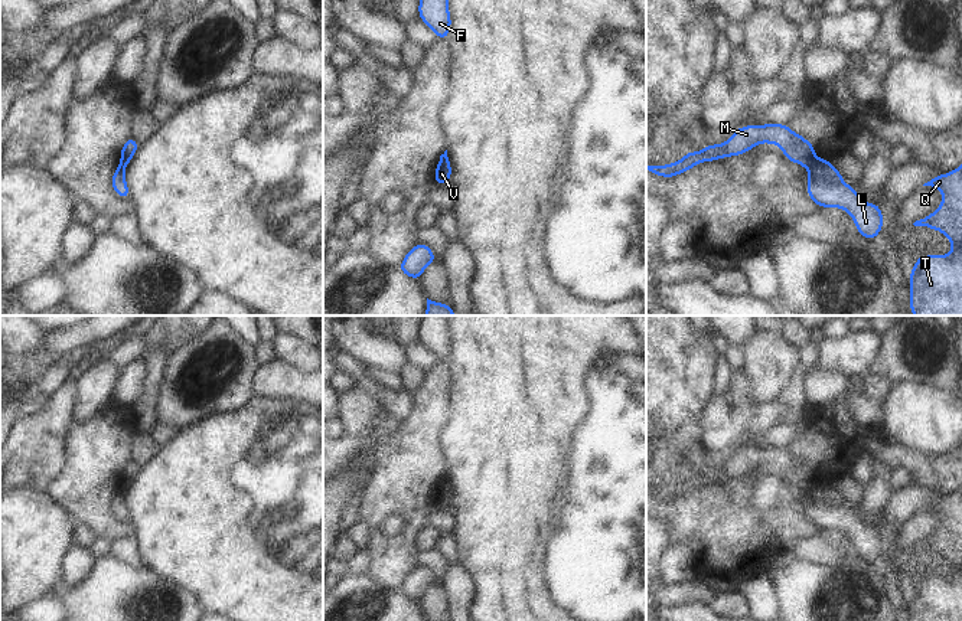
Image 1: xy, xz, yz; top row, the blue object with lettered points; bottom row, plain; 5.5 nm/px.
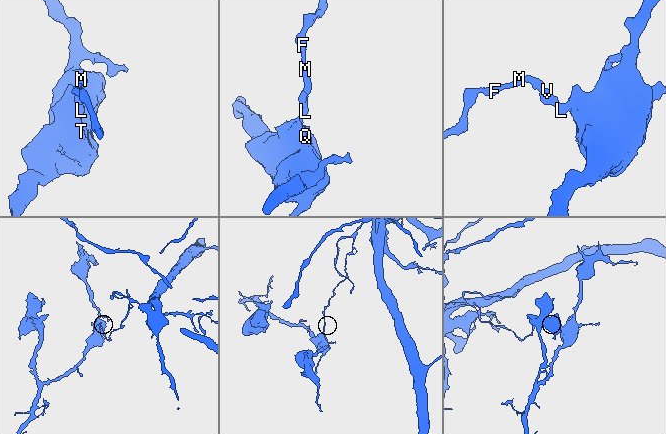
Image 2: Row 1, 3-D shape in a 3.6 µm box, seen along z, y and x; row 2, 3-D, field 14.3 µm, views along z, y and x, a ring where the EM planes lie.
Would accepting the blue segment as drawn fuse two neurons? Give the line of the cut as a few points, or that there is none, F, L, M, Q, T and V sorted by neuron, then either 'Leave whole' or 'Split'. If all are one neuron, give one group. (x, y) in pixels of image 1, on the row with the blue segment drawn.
Split along yz (817, 160), (809, 166). Groups: F M / L Q T V. Split

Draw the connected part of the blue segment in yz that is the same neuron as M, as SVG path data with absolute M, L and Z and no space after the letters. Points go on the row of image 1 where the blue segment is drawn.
M753 124L737 128L724 144L710 144L701 151L685 151L685 157L666 166L646 166L658 177L676 177L702 161L717 161L724 157L741 156L756 144L777 144L786 160L802 167L816 161L815 147L811 141L792 131L786 124Z

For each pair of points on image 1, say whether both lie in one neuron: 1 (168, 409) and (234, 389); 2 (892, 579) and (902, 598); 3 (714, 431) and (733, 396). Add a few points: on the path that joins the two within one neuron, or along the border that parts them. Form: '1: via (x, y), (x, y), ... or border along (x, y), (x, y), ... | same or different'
1: via (183, 409), (202, 409), (218, 398) | same
2: via (893, 584), (897, 594) | same
3: via (723, 422), (733, 409), (733, 405) | same

